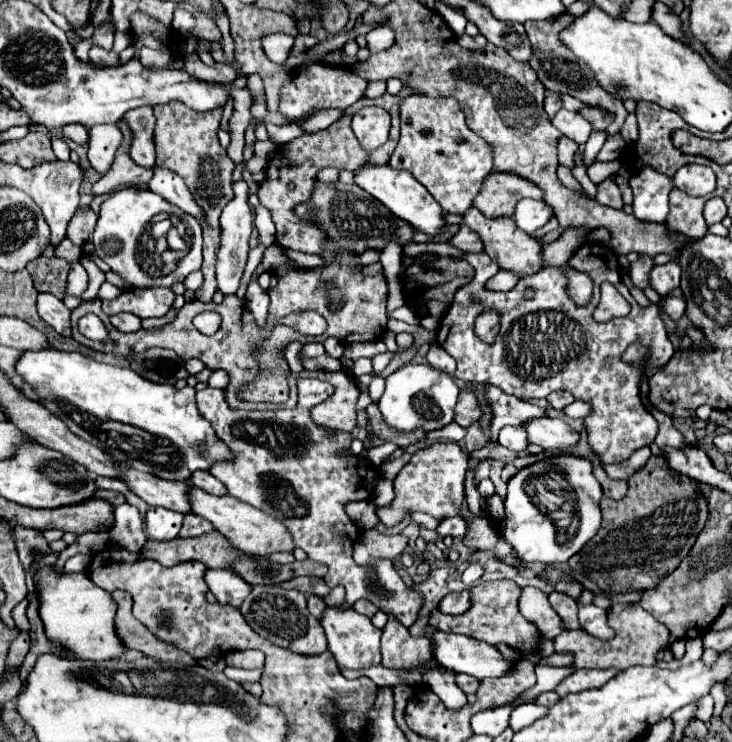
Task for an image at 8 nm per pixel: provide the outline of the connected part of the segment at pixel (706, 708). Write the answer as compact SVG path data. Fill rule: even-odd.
M706 695L704 699L700 699L700 701L698 701L696 717L698 717L700 721L708 723L708 721L710 721L710 717L712 717L712 709L714 709L714 699L712 699L712 695Z

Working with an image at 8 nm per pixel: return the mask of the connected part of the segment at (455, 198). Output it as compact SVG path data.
M406 97L402 101L400 141L390 157L392 169L412 173L446 213L464 215L492 169L492 147L468 129L454 97Z

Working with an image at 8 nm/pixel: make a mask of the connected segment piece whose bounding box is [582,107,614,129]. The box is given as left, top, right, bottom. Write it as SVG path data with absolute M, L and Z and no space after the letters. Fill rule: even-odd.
M586 109L582 111L582 115L592 123L594 129L606 129L612 121L614 121L614 115L604 115L600 109Z

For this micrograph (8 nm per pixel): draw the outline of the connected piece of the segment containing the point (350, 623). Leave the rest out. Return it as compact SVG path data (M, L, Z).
M326 607L322 627L328 637L328 649L332 651L336 663L348 669L364 669L380 665L380 629L376 629L366 615L356 613L354 609L340 611L338 607Z

